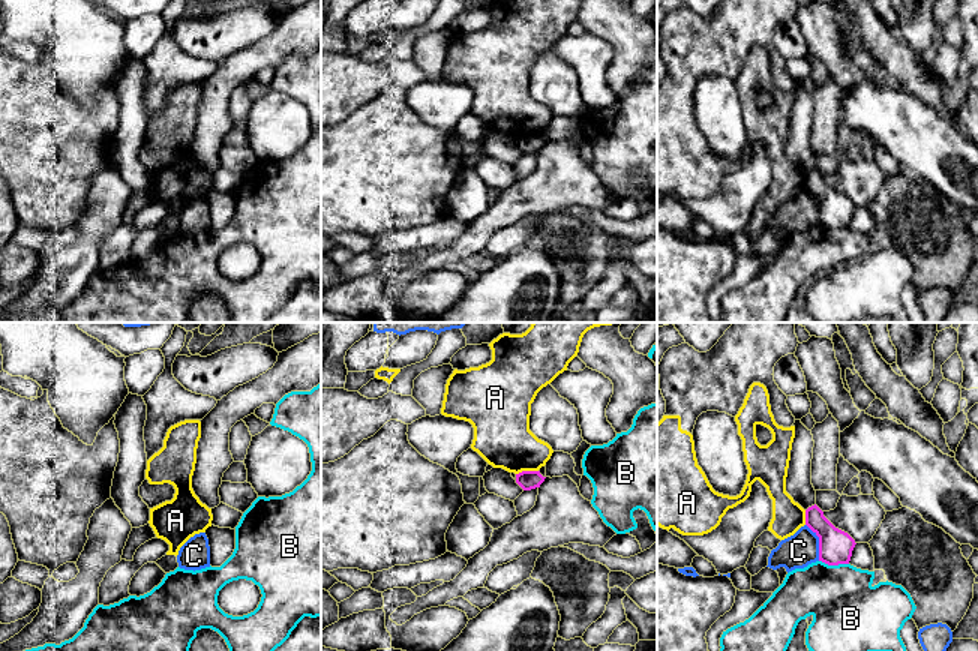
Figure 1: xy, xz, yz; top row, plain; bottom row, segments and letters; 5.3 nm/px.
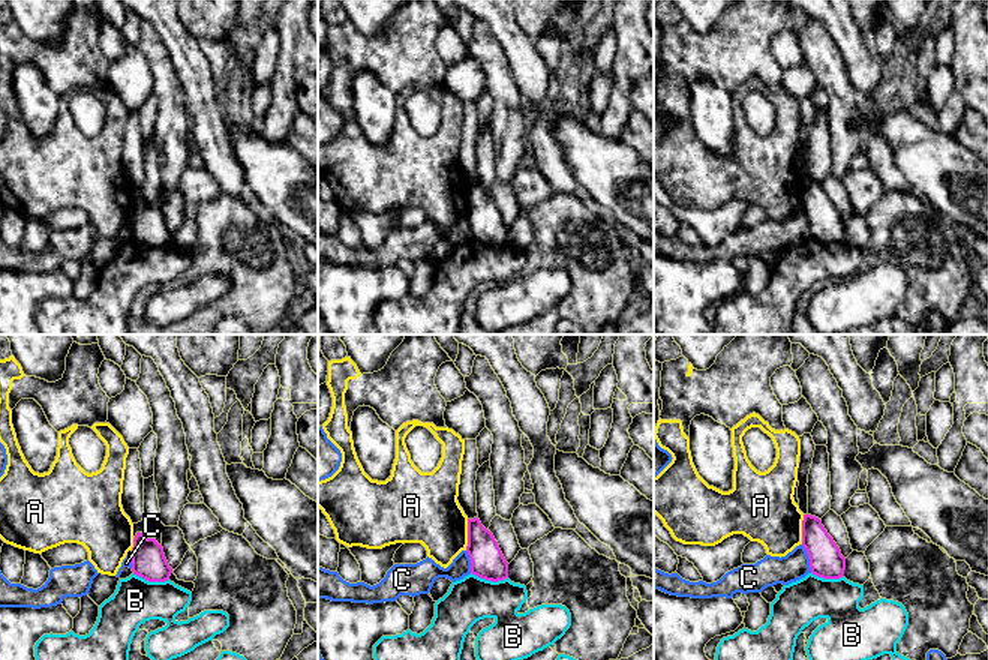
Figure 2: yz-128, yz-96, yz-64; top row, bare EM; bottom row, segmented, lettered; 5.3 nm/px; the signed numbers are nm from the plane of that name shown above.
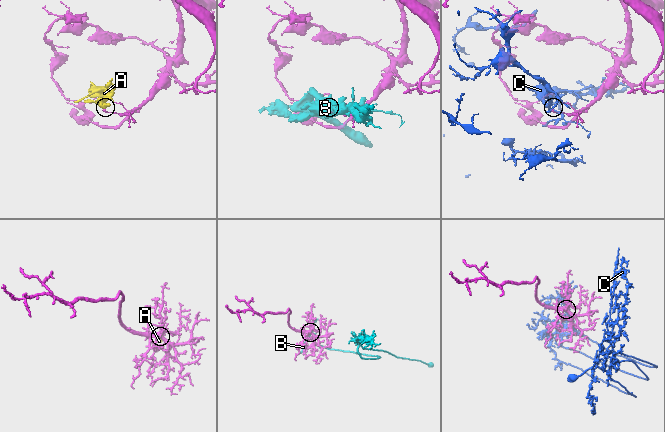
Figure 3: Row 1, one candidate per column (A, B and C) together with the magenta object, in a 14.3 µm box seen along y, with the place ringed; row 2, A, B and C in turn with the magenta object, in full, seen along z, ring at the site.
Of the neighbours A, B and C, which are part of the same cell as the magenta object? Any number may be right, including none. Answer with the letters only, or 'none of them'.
none of them

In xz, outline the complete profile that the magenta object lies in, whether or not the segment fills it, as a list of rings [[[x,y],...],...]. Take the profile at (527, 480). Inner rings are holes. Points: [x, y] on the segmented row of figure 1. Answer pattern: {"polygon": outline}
{"polygon": [[[522,471],[516,474],[516,483],[524,490],[531,490],[536,488],[540,488],[540,484],[544,482],[546,477],[540,474],[540,471]]]}

